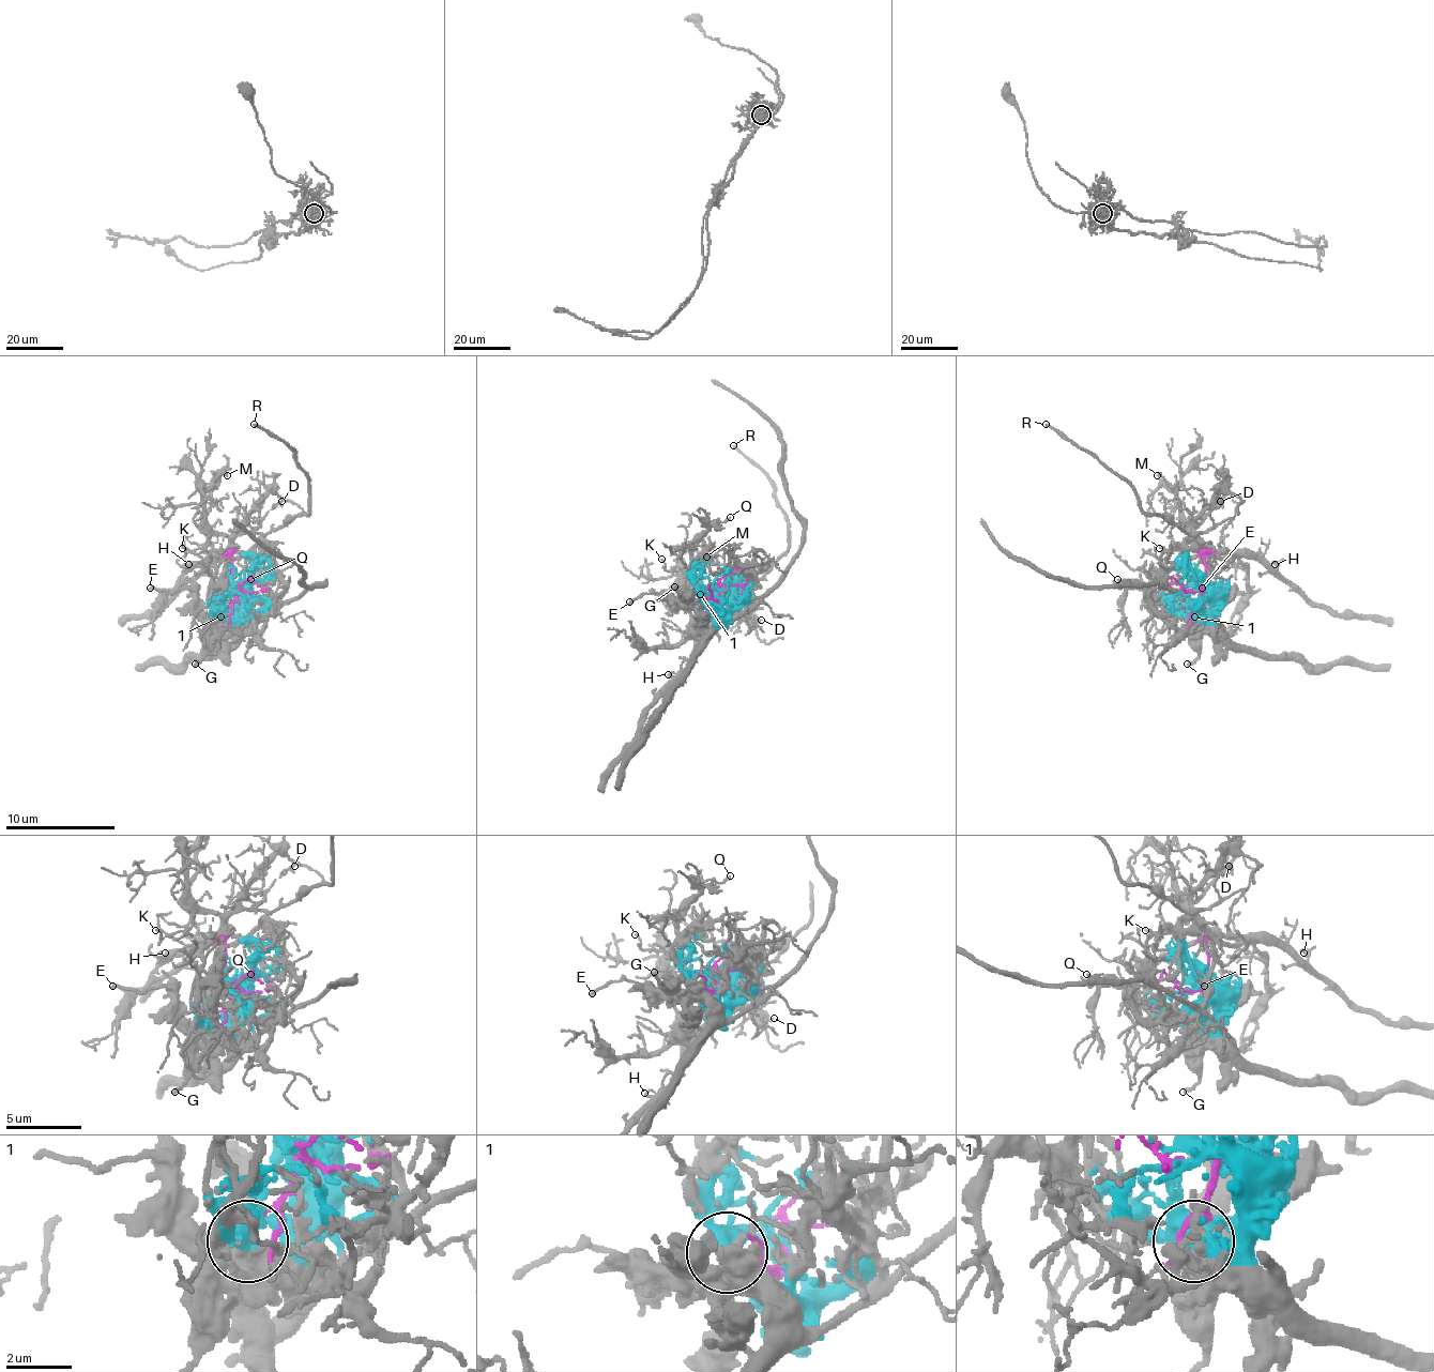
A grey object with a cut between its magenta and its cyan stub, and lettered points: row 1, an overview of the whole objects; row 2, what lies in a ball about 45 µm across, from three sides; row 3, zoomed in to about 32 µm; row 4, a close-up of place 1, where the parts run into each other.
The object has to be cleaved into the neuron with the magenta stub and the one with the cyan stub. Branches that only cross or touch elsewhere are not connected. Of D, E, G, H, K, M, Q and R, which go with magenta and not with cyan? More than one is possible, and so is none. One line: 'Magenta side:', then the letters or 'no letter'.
Magenta side: D, H, K, M, Q, R

